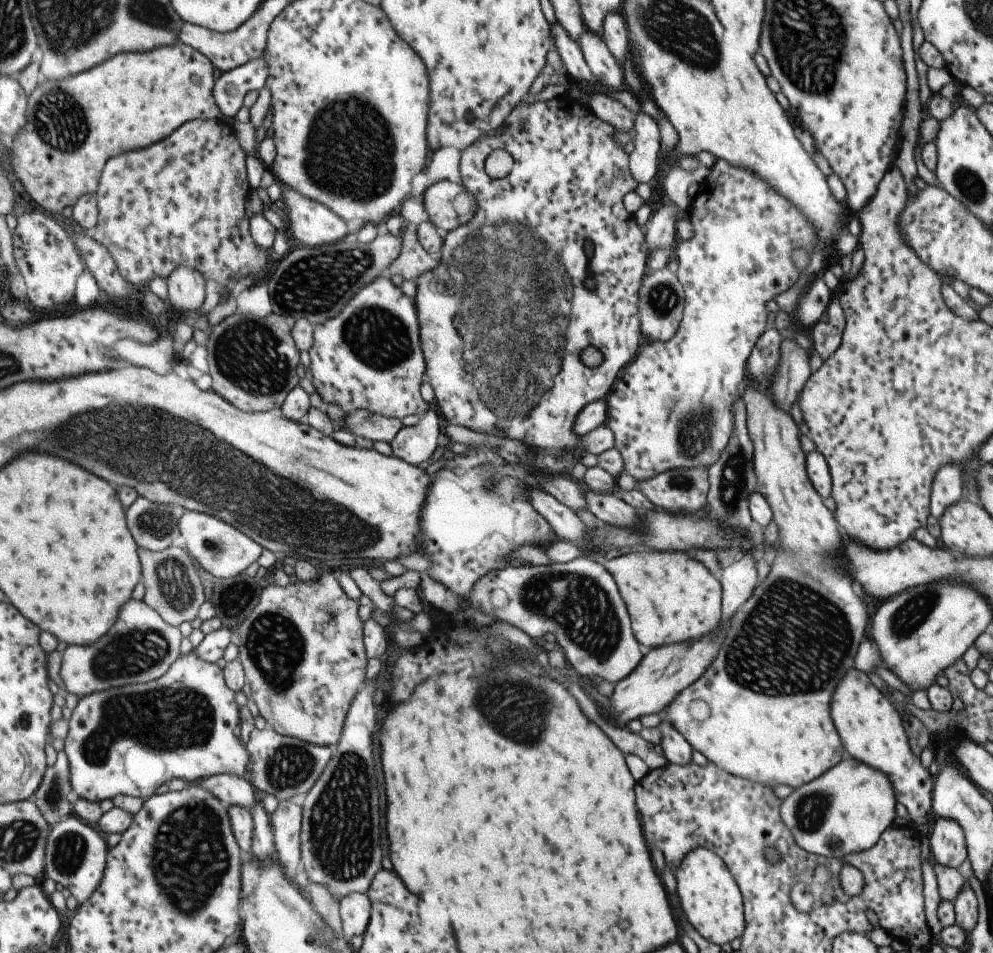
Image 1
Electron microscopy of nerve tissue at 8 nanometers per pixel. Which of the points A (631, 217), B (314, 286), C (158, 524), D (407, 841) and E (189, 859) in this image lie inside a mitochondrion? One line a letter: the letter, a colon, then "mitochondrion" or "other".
A: other
B: mitochondrion
C: mitochondrion
D: other
E: mitochondrion

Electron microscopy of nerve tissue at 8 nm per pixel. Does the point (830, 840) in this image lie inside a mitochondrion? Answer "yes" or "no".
yes

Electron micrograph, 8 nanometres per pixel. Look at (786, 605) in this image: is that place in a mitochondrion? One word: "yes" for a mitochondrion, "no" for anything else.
yes

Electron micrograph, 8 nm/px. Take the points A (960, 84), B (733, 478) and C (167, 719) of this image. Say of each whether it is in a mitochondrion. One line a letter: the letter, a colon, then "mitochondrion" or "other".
A: other
B: mitochondrion
C: mitochondrion

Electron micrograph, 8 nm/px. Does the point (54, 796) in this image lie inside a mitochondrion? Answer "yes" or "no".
yes

